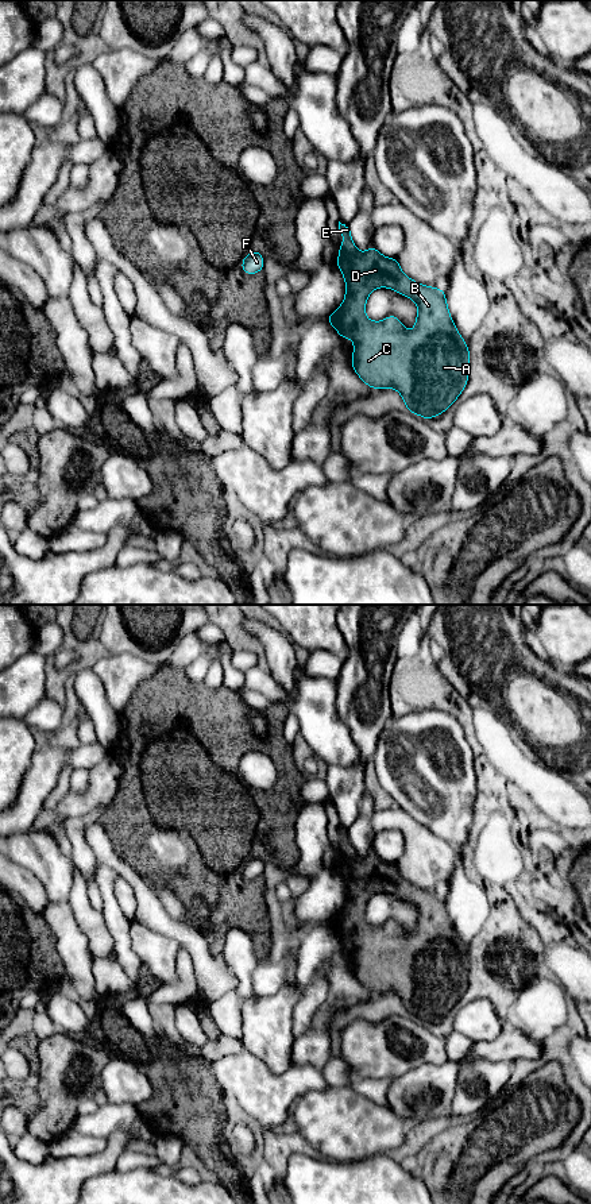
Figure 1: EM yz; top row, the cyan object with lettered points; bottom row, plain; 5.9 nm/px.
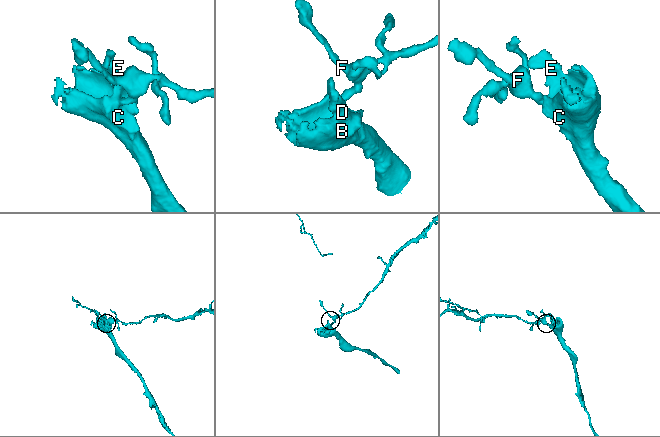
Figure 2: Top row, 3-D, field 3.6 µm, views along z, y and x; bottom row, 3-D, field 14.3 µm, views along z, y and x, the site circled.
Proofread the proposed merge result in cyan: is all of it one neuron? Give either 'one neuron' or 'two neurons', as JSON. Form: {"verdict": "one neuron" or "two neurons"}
{"verdict": "two neurons"}

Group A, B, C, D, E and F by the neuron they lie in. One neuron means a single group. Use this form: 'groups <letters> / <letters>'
groups A B C D E / F

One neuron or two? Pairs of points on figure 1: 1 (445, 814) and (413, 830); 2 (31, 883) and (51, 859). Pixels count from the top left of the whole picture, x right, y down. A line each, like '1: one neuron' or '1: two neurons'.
1: two neurons
2: two neurons

